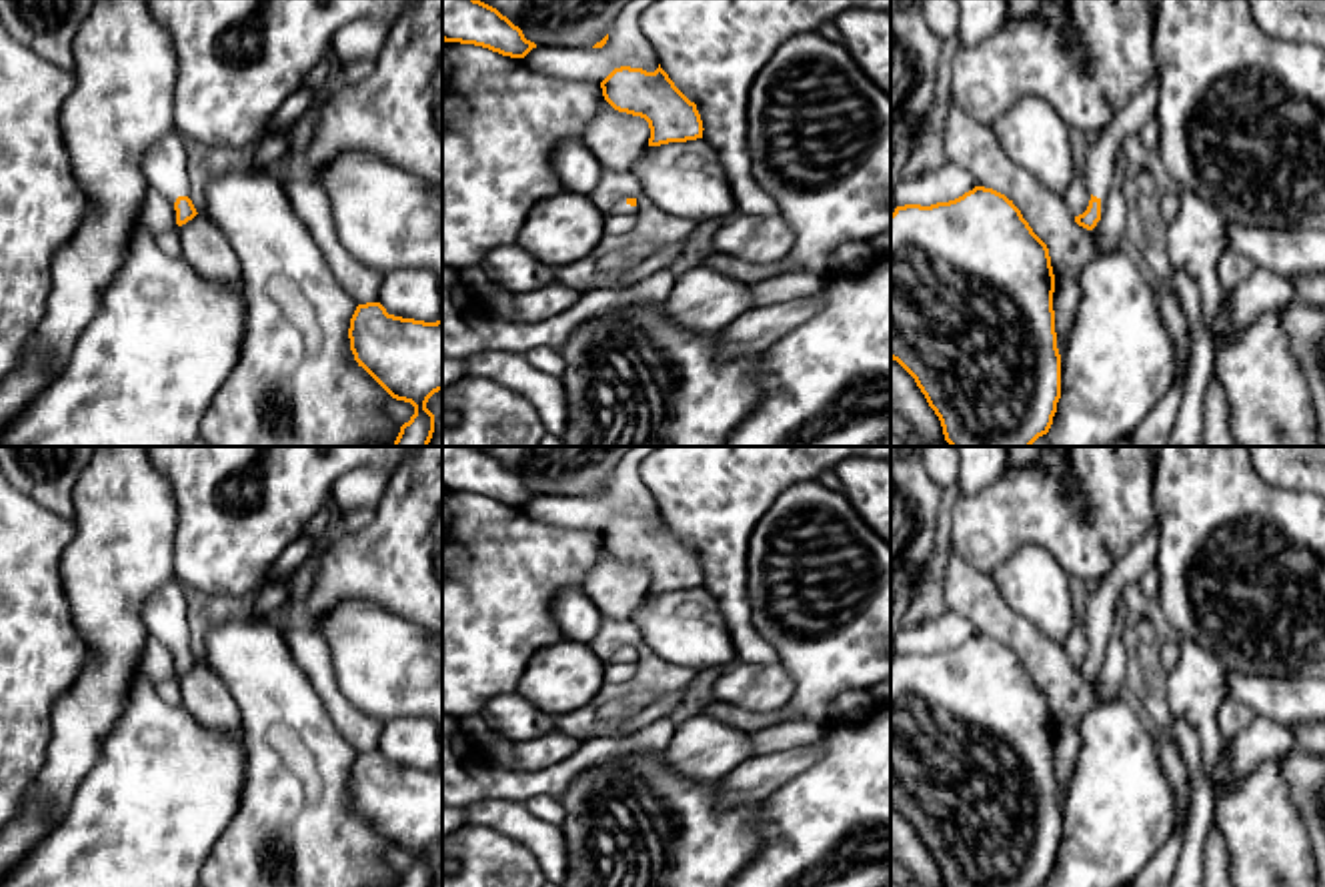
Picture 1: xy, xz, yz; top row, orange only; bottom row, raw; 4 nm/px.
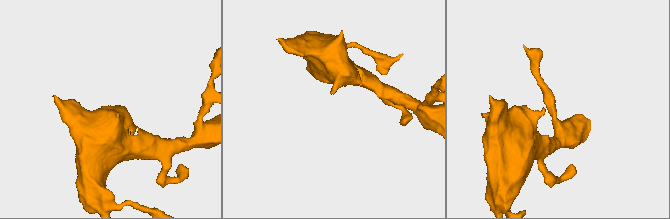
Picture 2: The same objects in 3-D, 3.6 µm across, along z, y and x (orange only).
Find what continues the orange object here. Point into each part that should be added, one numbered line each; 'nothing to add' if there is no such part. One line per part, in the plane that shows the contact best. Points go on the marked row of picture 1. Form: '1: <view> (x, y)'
1: xy (165, 165)

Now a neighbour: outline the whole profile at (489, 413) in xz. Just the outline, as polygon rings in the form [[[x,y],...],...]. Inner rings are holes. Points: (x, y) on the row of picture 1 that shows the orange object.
[[[464,374],[442,388],[442,447],[538,447],[544,434],[532,402],[492,378]]]

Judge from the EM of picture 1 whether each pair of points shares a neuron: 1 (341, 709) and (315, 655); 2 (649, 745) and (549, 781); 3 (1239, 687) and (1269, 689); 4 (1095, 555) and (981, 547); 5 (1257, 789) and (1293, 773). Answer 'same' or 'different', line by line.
1: same
2: same
3: same
4: same
5: different

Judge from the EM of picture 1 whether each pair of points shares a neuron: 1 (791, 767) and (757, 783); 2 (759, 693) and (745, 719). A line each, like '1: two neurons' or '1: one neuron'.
1: one neuron
2: two neurons

